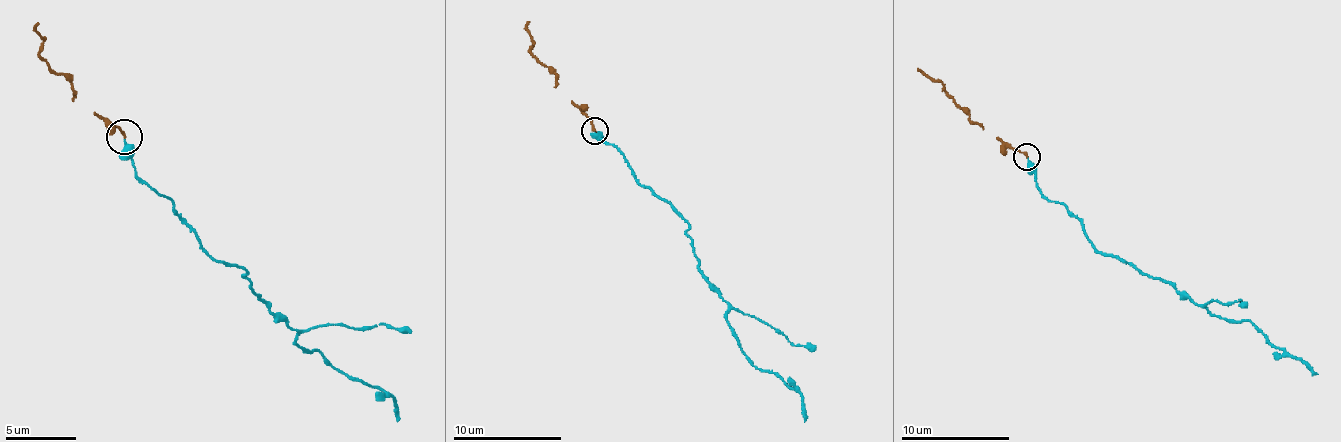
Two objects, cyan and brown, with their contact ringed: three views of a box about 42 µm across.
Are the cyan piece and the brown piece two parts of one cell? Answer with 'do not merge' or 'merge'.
merge

